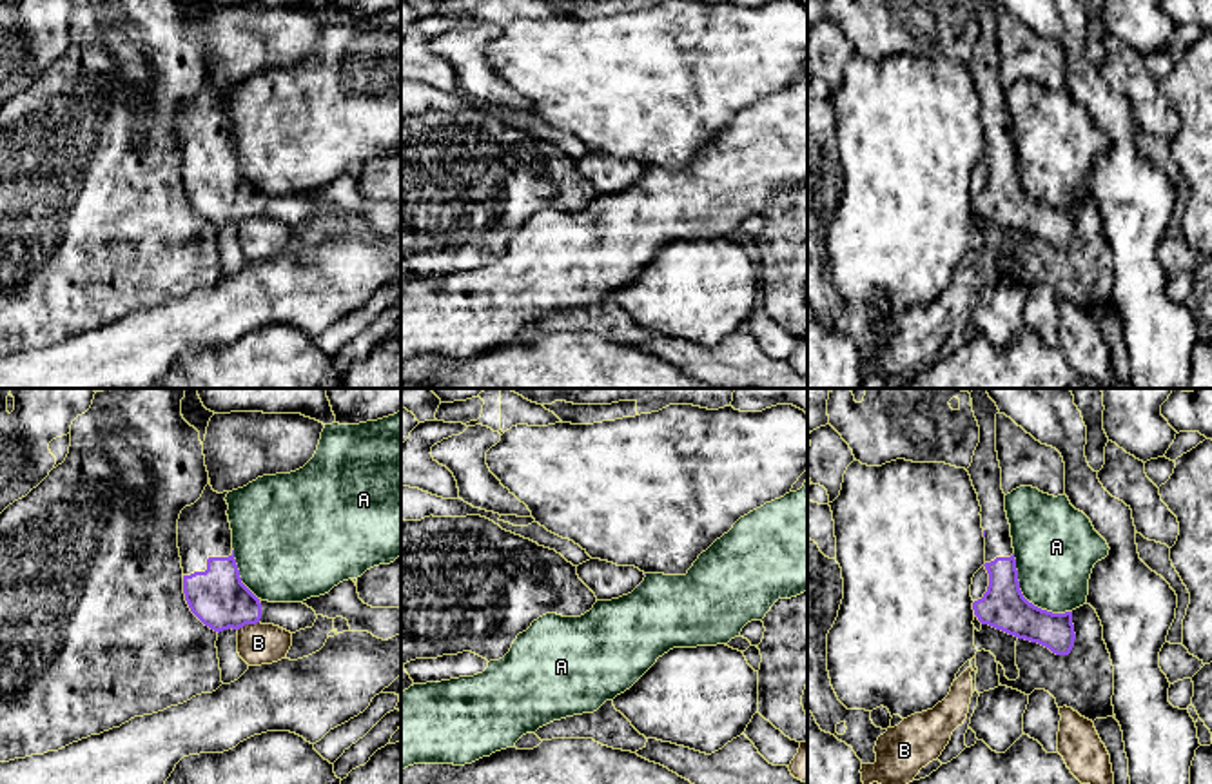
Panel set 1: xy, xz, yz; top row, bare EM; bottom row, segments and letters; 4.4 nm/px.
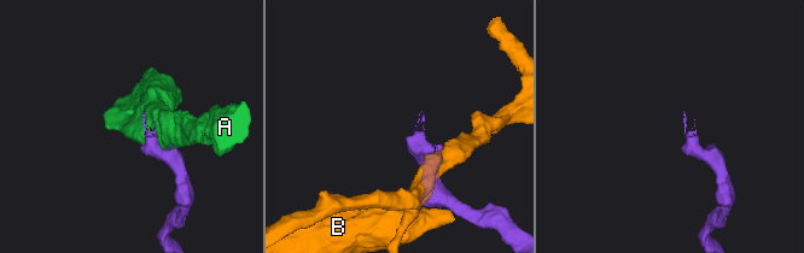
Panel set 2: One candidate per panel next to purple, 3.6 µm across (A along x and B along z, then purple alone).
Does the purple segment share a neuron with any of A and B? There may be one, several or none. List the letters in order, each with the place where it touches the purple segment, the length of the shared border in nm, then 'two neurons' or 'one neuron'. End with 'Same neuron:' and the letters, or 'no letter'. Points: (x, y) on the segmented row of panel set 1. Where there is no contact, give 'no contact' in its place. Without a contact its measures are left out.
A: contact yz (1026, 599); length 380 nm; two neurons
B: contact xy (247, 623); length 100 nm; two neurons
Same neuron: no letter

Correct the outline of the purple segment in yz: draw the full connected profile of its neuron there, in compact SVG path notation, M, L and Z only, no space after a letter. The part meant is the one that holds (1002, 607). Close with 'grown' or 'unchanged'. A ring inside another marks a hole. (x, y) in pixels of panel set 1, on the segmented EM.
M973 388L971 399L980 426L980 443L967 472L982 506L983 566L989 573L987 592L973 603L974 615L982 624L1038 642L1056 655L1069 655L1076 639L1072 612L1041 610L1029 603L1020 590L996 452L996 416L1000 410L985 388Z; grown

